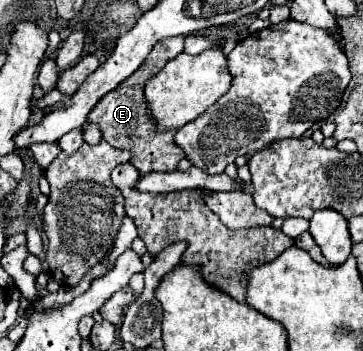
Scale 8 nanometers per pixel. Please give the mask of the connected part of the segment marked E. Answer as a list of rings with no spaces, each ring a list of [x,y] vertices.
[[[170,37],[158,41],[150,51],[150,55],[146,57],[146,61],[142,63],[142,67],[138,67],[138,71],[134,71],[134,75],[124,79],[114,91],[106,93],[88,115],[88,121],[100,127],[104,141],[108,141],[116,149],[132,151],[130,163],[138,171],[142,171],[142,175],[152,171],[174,171],[178,163],[184,159],[182,147],[174,143],[174,135],[178,129],[154,131],[154,123],[150,123],[150,111],[146,111],[146,95],[144,95],[146,81],[154,77],[154,73],[158,73],[170,59],[174,59],[182,51],[184,51],[184,37]]]

